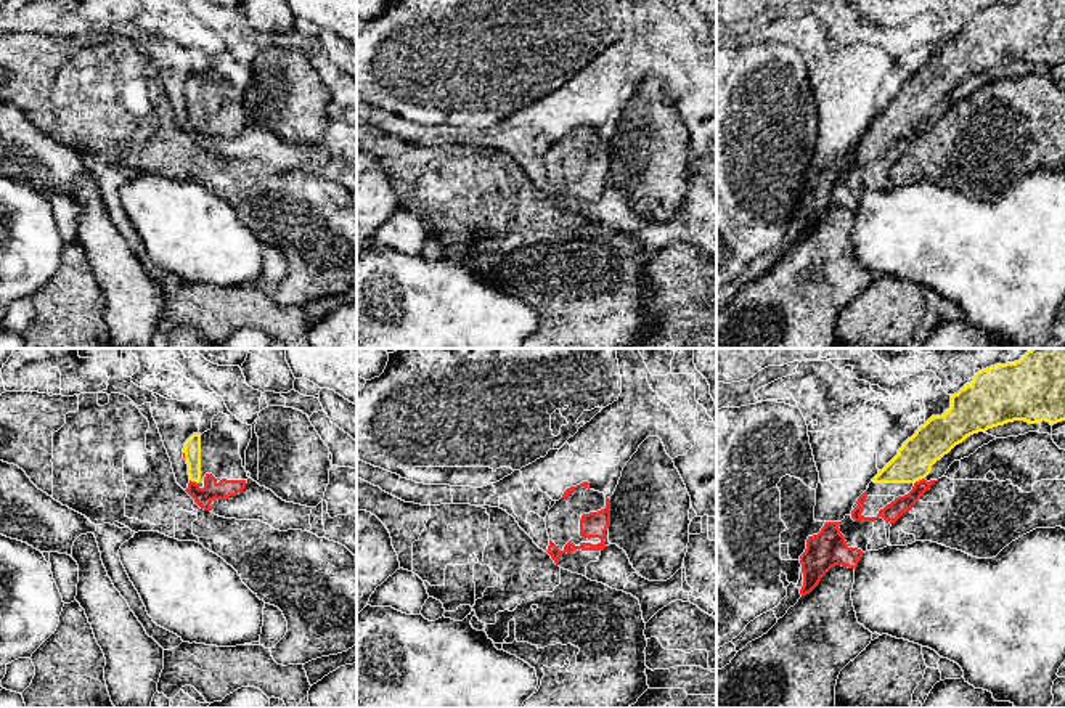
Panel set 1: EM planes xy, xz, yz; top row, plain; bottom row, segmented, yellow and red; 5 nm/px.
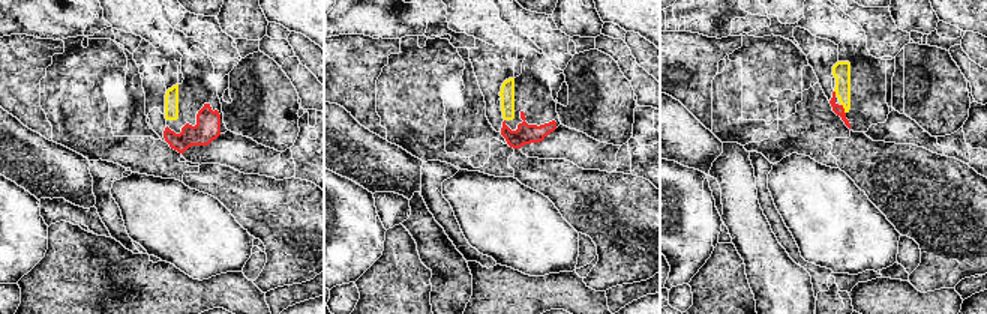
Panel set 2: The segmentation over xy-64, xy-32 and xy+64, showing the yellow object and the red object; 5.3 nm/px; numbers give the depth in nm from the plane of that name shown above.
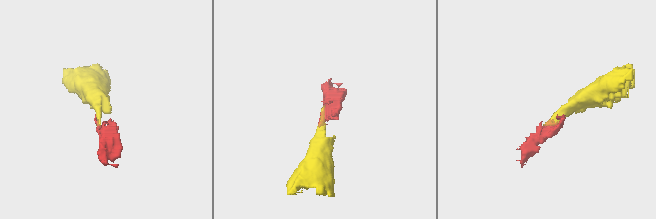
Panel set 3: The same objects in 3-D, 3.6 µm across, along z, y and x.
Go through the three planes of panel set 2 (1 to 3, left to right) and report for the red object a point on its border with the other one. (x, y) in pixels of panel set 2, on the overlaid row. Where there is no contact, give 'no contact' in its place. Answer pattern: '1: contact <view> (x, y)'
1: no contact
2: no contact
3: contact xy+64 (843, 107)

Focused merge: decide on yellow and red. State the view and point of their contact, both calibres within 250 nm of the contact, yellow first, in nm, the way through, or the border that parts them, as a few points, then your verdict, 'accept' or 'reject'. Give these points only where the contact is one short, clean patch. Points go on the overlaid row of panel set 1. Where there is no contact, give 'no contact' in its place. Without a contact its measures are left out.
yz (919, 479) | 190/90 nm | across yz (938, 435), (919, 455), (919, 479), (919, 488), (895, 509) | accept

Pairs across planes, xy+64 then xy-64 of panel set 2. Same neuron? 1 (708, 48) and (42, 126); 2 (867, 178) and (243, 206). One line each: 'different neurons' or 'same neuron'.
1: same neuron
2: same neuron

